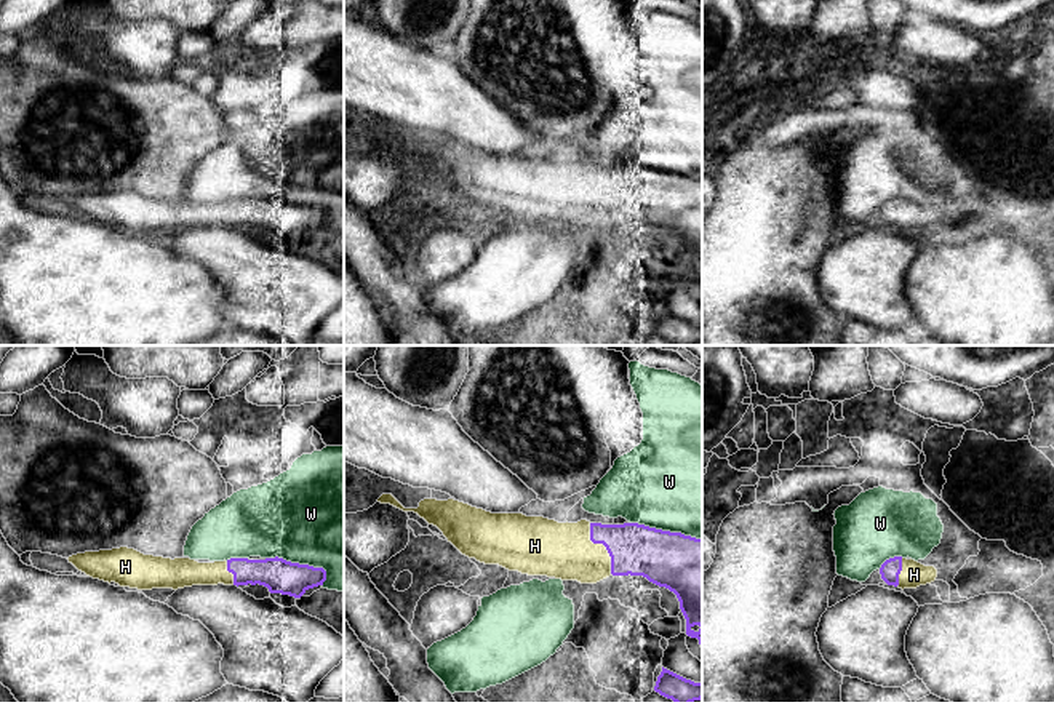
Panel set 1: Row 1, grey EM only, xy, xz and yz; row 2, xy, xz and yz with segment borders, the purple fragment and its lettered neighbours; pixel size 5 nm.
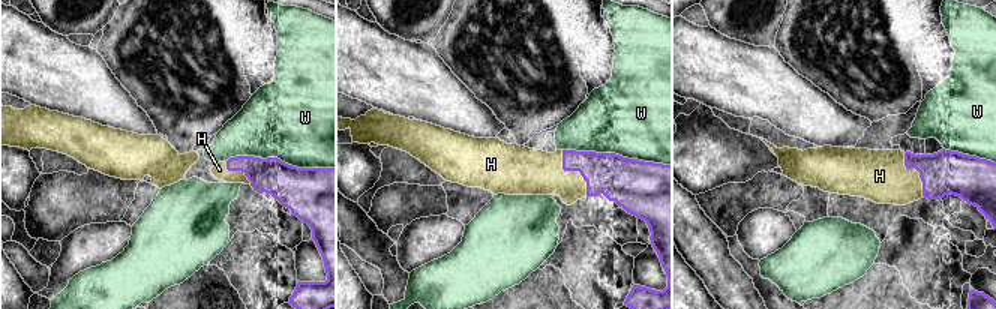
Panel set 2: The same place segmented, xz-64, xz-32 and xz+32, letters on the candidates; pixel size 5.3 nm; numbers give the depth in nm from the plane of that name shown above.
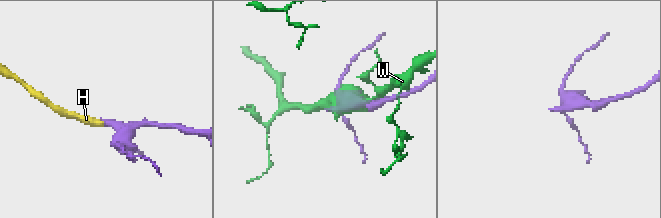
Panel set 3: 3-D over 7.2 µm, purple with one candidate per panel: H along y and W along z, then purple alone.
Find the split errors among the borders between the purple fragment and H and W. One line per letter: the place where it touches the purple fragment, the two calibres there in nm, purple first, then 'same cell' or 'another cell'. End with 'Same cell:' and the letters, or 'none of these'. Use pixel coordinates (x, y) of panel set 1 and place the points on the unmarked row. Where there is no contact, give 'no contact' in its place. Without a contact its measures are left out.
H: xz (603, 186) | 260/280 nm | same cell
W: xy (298, 205) | 170/500 nm | another cell
Same cell: H

